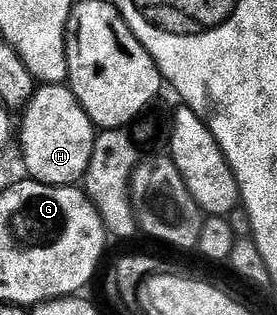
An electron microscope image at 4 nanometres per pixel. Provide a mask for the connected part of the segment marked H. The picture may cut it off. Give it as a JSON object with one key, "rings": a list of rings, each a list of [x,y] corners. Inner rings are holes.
{"rings":[[[40,84],[22,117],[23,130],[20,133],[18,130],[17,141],[22,146],[30,180],[39,181],[42,185],[74,186],[82,182],[87,176],[87,168],[93,155],[97,126],[89,119],[70,88],[66,84]]]}

